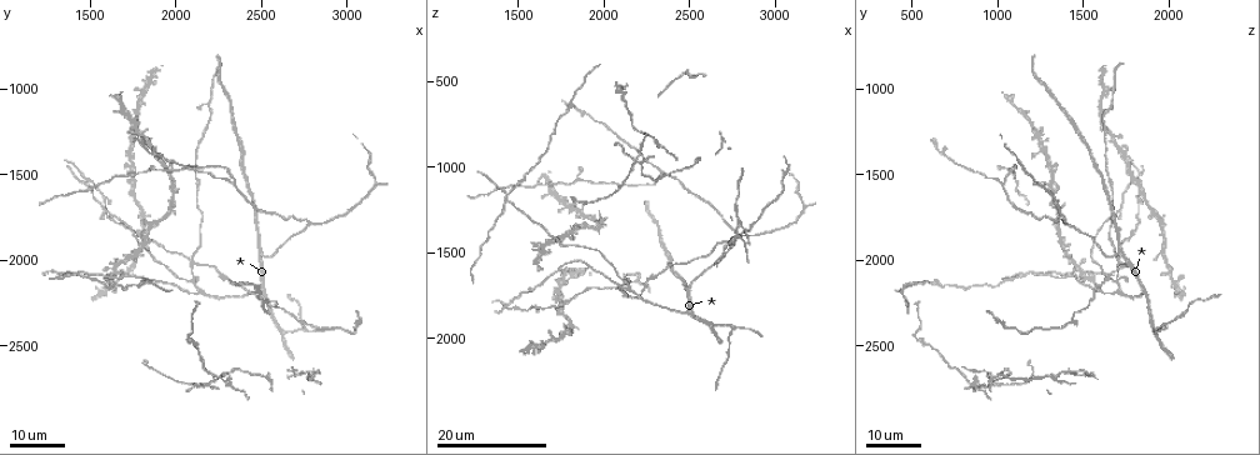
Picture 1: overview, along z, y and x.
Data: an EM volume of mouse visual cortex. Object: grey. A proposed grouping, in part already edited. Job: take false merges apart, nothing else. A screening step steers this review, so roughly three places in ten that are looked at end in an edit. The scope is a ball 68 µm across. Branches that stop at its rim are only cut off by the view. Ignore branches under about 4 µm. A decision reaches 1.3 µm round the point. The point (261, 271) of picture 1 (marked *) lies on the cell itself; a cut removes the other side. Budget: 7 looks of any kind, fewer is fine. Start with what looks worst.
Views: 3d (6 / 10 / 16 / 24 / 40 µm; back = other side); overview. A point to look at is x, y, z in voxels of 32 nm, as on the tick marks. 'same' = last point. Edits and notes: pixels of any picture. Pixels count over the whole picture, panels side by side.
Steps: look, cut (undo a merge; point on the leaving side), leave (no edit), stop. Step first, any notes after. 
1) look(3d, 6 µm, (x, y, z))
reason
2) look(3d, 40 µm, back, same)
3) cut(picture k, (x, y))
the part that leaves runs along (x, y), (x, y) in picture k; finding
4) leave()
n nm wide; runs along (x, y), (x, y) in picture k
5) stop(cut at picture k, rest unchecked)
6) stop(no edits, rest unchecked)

look(3d, 24 µm, (2080, 2100, 1680))
four or more arms meet

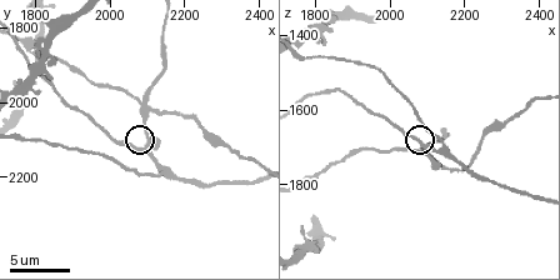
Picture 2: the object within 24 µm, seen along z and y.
look(3d, 6 µm, (2100, 2120, 1700))

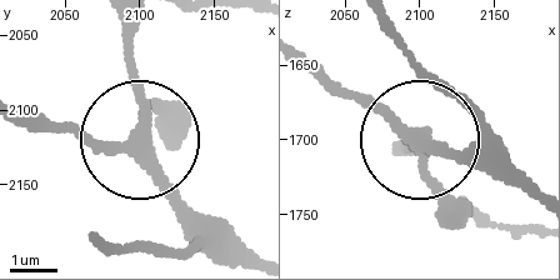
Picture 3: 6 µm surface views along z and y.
leave()
runs along (259, 255), (211, 223), (139, 144), (24, 128) in picture 3; continuous, no second cell

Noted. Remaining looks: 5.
look(3d, 16 µm, (2760, 2400, 1940))
three arms meet

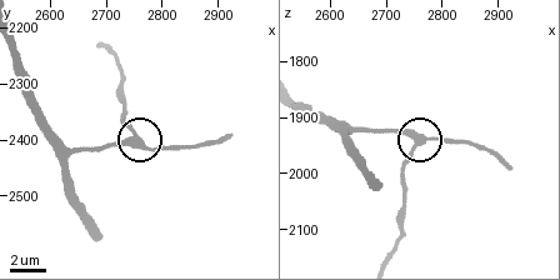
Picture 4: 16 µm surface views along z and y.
look(3d, 6 µm, (2755, 2390, 1945))
zoom in

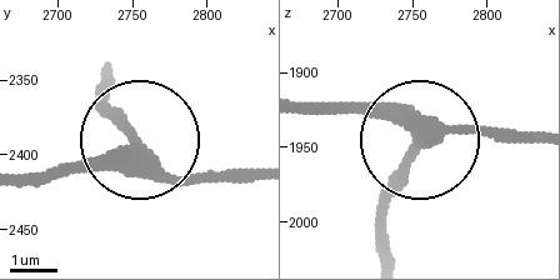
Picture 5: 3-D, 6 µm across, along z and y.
leave()
side arm 6 µm; runs along (301, 103), (385, 114), (433, 138), (469, 126), (529, 134) in picture 5; all the same cell

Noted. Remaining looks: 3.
look(3d, 16 µm, (1420, 2080, 1180))
branch point

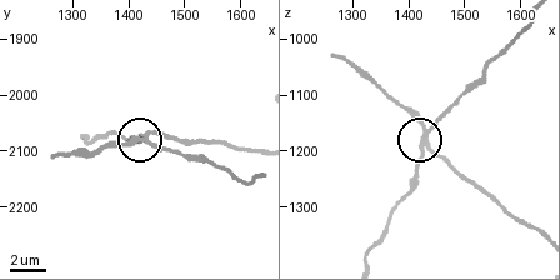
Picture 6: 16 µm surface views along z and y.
look(3d, 10 µm, (1425, 2070, 1190))

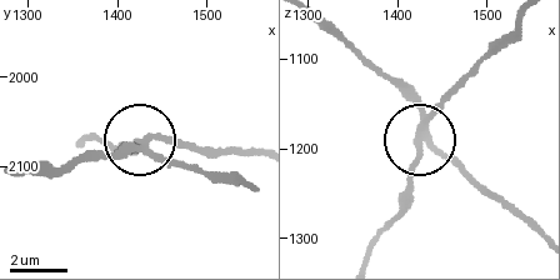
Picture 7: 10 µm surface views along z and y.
cut(picture 7, (410, 171))
two cells meet here

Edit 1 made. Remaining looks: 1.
stop(cut at picture 7, rest unchecked)

